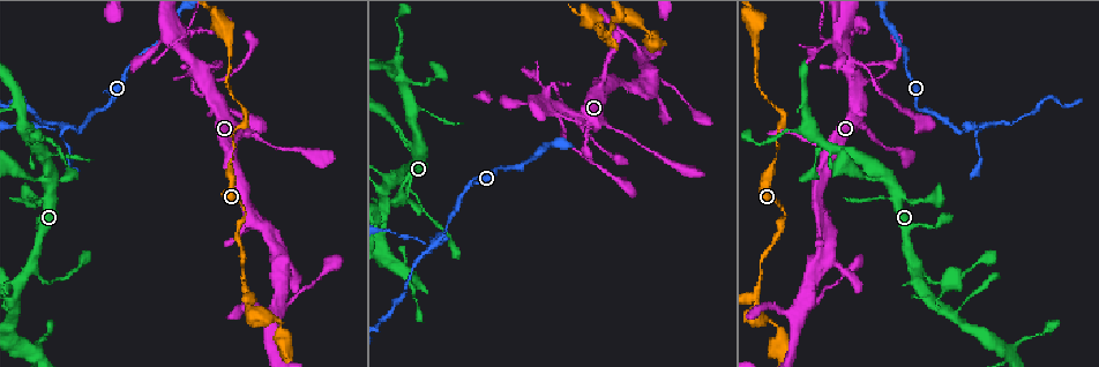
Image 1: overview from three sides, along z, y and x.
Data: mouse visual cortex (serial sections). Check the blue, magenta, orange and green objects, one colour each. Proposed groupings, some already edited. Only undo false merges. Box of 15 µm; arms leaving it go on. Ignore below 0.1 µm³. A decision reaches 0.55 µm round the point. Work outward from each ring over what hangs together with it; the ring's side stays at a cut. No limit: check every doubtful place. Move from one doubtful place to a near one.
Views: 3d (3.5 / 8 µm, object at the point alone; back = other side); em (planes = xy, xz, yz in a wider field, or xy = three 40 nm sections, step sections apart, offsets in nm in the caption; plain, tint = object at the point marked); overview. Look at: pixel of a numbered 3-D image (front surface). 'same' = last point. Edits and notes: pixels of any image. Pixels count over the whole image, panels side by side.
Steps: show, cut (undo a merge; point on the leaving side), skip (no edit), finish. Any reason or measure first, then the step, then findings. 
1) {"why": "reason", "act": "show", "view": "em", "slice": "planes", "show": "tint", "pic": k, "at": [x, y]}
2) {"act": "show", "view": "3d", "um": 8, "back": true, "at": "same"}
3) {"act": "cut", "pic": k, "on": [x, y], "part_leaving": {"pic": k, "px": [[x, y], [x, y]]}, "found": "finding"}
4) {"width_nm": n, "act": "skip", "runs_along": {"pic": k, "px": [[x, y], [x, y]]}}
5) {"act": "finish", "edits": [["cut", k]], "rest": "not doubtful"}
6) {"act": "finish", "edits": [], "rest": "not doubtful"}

{"act": "show", "view": "3d", "um": 3.5, "pic": 1, "at": [411, 192]}

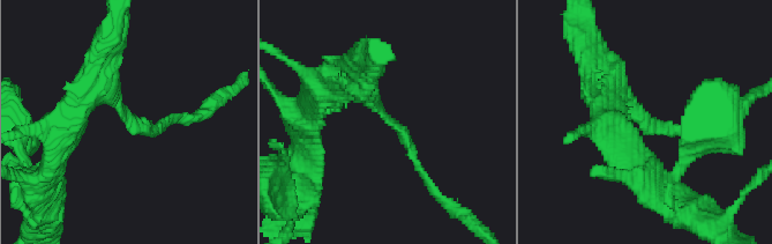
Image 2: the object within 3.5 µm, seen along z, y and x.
{"act": "show", "view": "em", "slice": "xy", "step": 5, "show": "tint", "pic": 2, "at": [648, 121]}

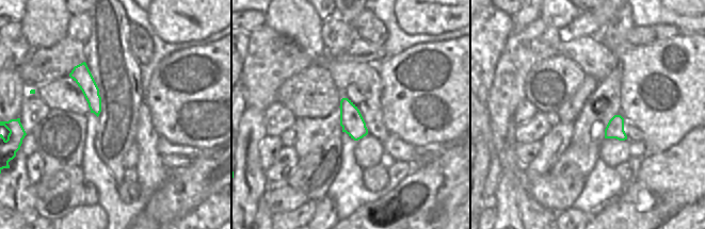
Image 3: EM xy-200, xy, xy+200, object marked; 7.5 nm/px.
{"why": "another direction", "act": "show", "view": "em", "slice": "xy", "step": 3, "show": "tint", "at": "same"}

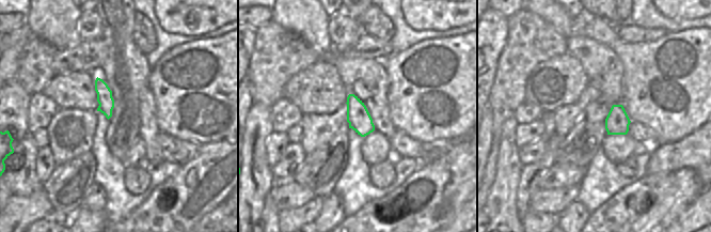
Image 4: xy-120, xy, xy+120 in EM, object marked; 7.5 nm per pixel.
{"act": "skip", "runs_along": {"pic": 2, "px": [[362, 78], [429, 184]]}, "found": "all the same cell"}

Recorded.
{"why": "arms part here", "act": "show", "view": "3d", "um": 3.5, "pic": 1, "at": [383, 204]}

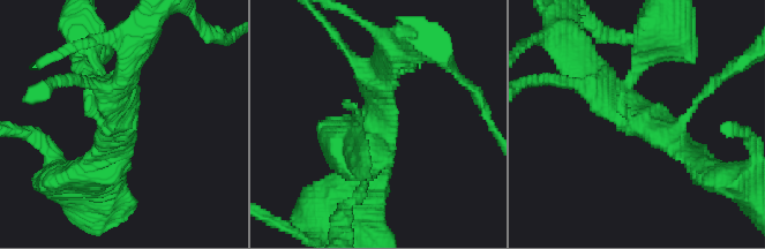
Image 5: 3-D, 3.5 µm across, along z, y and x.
{"arms": 4, "arm_widths_nm": [150, 150, 300, 350], "act": "show", "view": "em", "slice": "planes", "show": "tint", "pic": 5, "at": [636, 118]}

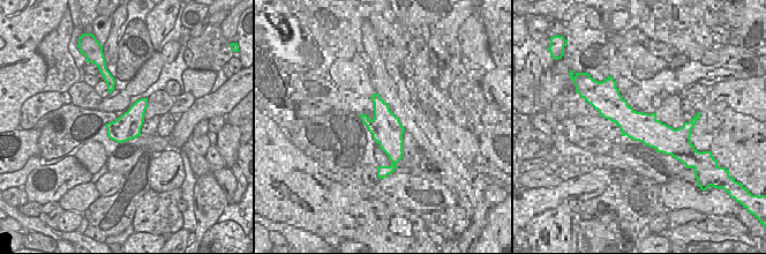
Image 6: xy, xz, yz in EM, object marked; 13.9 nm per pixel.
{"act": "show", "view": "em", "slice": "xy", "step": 5, "show": "tint", "at": "same"}

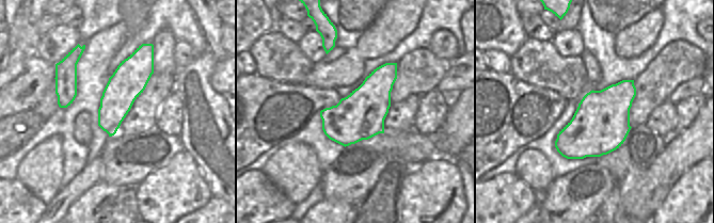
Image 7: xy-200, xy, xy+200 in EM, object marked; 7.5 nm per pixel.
{"width_nm": 360, "act": "skip", "runs_along": {"pic": 5, "px": [[582, 69], [697, 161]]}, "found": "all the same cell"}

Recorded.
{"why": "side arm on a straight run", "act": "show", "view": "3d", "um": 3.5, "pic": 1, "at": [984, 126]}

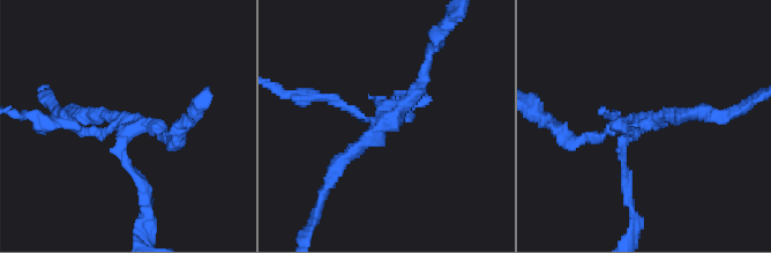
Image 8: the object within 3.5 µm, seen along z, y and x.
{"why": "shape alone is not enough", "act": "show", "view": "em", "slice": "xy", "step": 5, "show": "tint", "pic": 8, "at": [649, 122]}

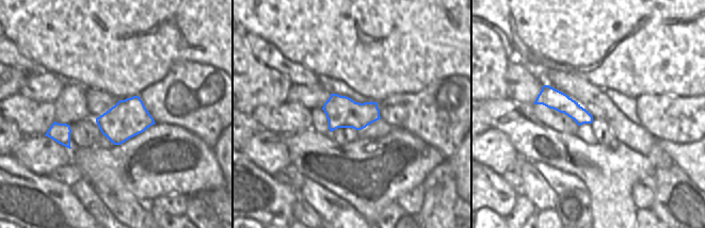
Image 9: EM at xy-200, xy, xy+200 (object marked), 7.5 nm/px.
{"act": "skip", "runs_along": {"pic": 9, "px": [[538, 101], [558, 100], [590, 119]]}, "found": "all the same cell"}

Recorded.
{"why": "small branch off a trunk", "act": "show", "view": "3d", "um": 3.5, "back": true, "pic": 1, "at": [191, 65]}

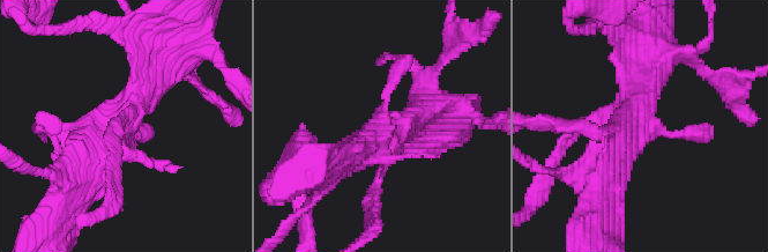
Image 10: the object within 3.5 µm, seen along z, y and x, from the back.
{"act": "skip", "runs_along": {"pic": 10, "px": [[74, 178], [117, 135], [163, 60]]}, "found": "one cell here"}

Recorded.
{"act": "finish", "edits": [], "rest": "not doubtful"}

